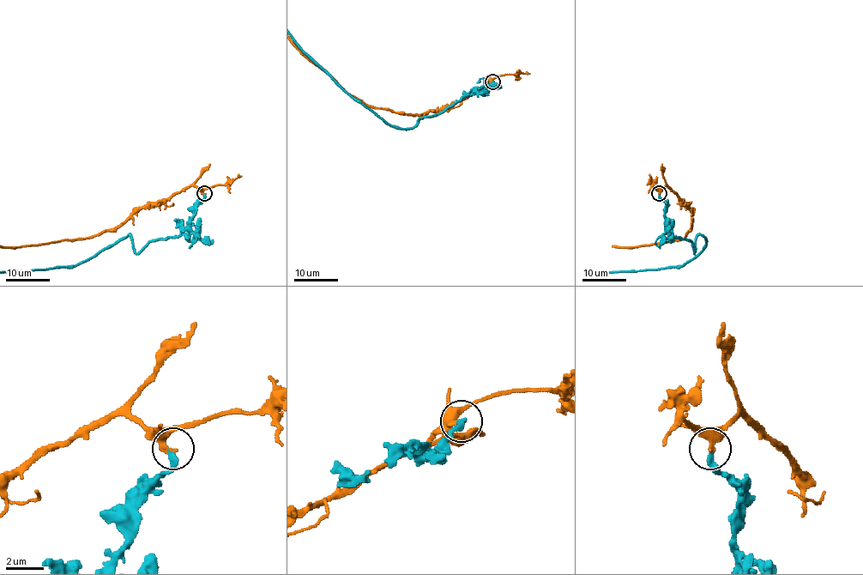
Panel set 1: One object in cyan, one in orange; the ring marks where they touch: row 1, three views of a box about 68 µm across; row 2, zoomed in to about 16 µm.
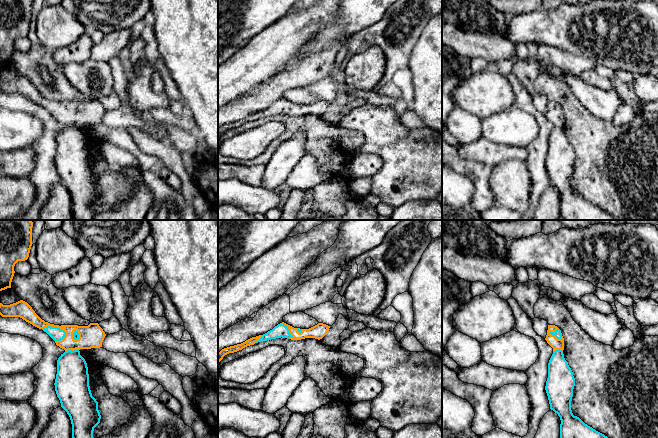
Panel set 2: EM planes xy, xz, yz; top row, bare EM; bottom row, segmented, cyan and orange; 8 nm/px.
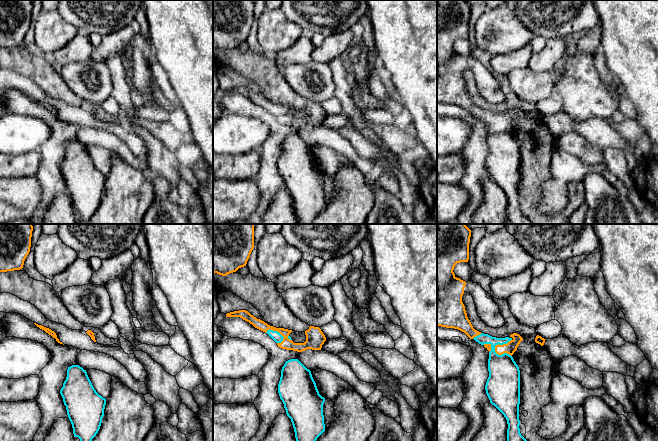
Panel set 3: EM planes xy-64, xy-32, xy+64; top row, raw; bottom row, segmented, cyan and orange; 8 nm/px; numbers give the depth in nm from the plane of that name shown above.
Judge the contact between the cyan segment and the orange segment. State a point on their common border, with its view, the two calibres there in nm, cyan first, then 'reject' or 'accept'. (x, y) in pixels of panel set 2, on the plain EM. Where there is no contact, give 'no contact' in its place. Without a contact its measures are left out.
xy (55, 103) | 110/110 nm | reject

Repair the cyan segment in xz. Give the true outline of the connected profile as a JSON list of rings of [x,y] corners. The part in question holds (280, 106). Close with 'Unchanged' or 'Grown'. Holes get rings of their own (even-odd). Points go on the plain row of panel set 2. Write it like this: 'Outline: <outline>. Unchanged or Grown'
Outline: [[[278,100],[272,106],[263,110],[262,113],[256,119],[271,116],[271,115],[281,114],[281,113],[287,115],[293,113],[289,109],[289,105],[287,104],[287,102],[285,102],[284,100]]]. Unchanged

